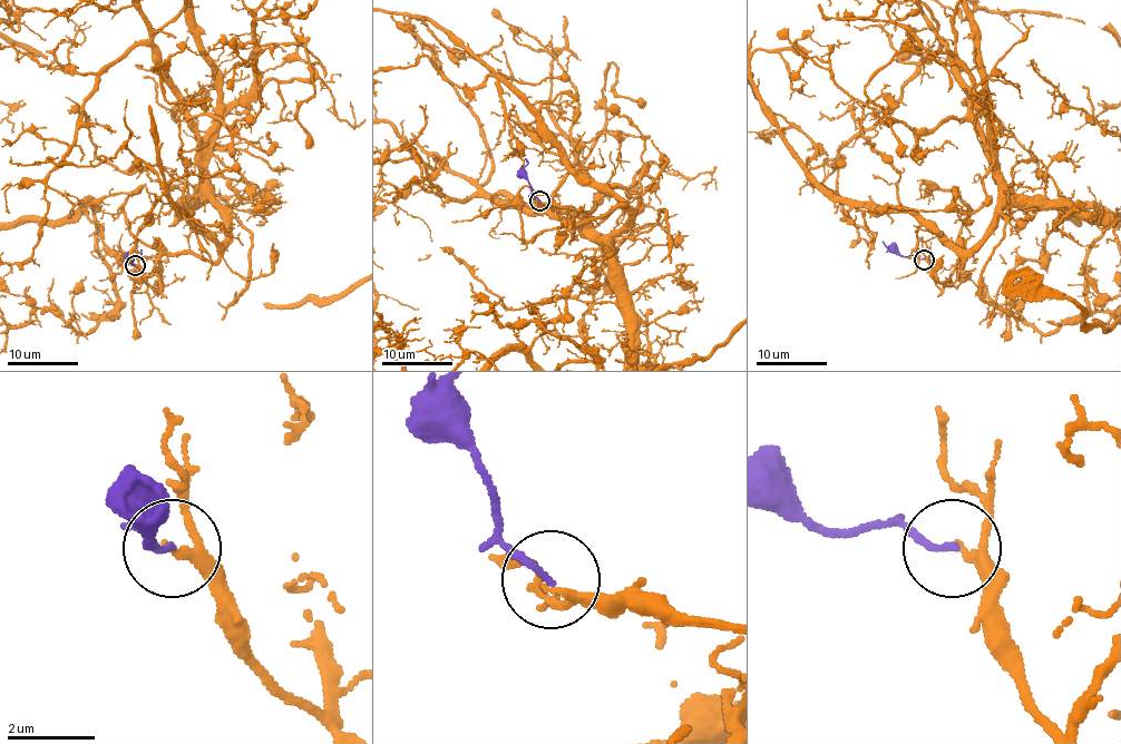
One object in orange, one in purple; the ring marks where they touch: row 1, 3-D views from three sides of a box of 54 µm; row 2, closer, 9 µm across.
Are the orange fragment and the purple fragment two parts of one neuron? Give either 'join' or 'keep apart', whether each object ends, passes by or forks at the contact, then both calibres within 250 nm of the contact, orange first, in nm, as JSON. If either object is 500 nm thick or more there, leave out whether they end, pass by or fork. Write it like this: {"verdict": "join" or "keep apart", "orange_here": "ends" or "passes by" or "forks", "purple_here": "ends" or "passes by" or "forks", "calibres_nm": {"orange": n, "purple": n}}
{"verdict": "keep apart", "orange_here": "passes by", "purple_here": "ends", "calibres_nm": {"orange": 120, "purple": 140}}

